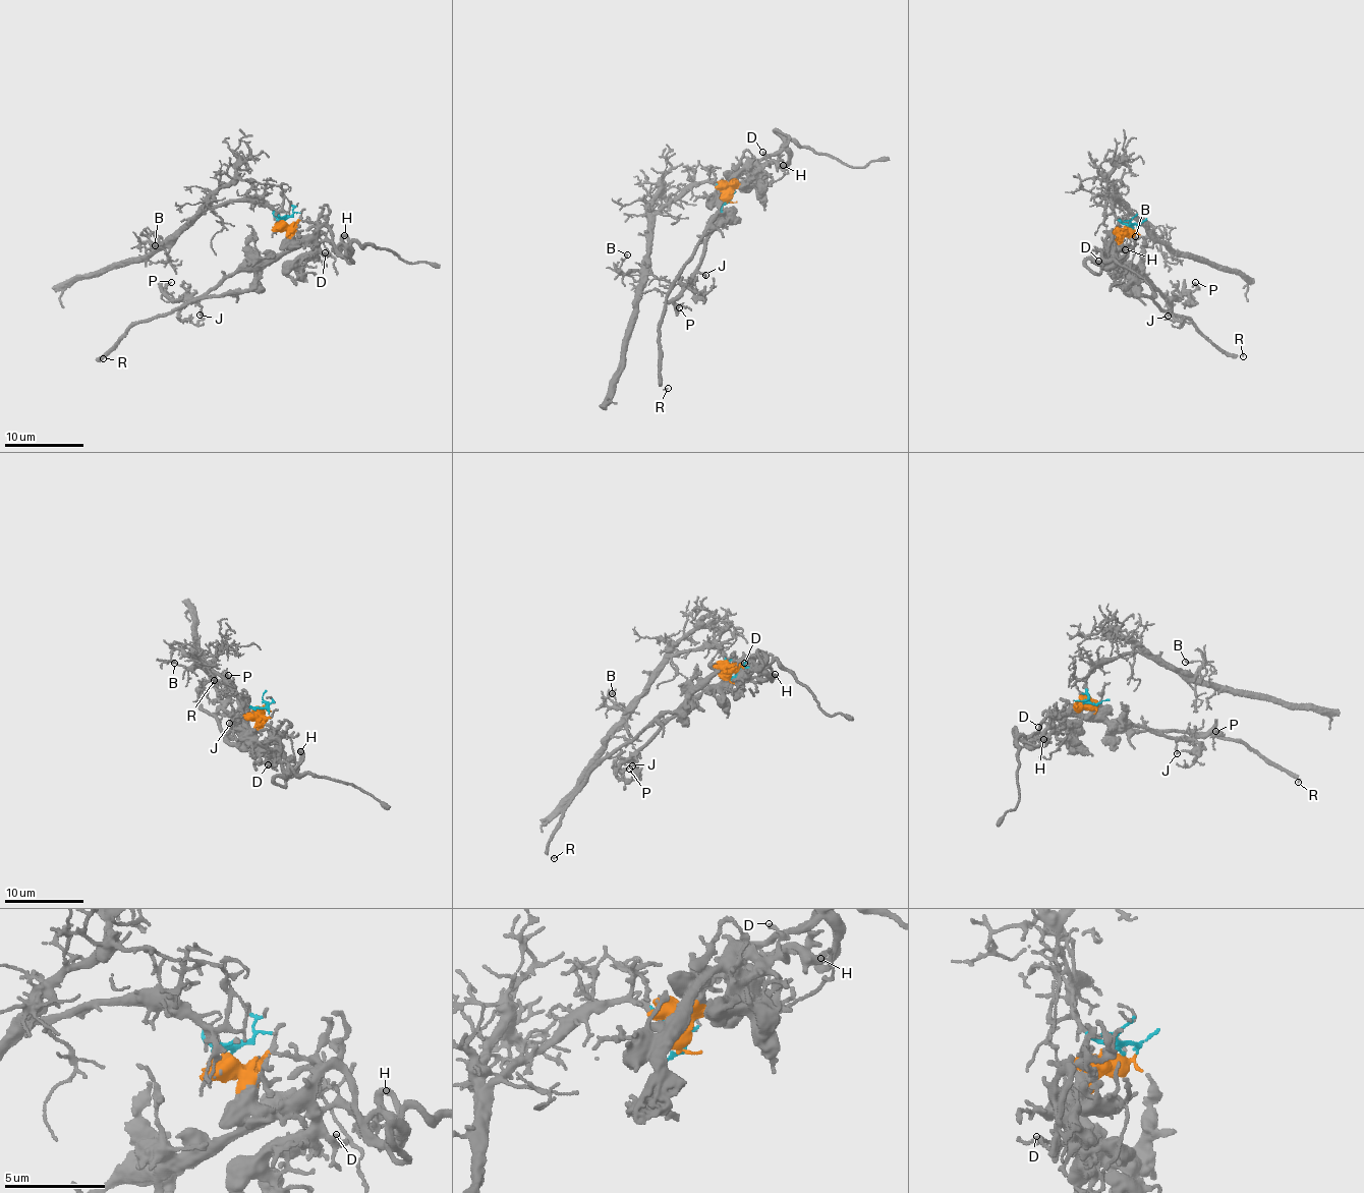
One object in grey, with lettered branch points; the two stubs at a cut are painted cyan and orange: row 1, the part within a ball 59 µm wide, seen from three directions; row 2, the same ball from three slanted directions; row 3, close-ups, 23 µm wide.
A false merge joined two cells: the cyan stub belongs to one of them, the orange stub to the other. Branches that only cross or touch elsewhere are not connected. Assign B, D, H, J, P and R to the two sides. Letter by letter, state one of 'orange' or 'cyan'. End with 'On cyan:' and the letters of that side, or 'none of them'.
B: cyan
D: orange
H: orange
J: orange
P: orange
R: orange
On cyan: B

